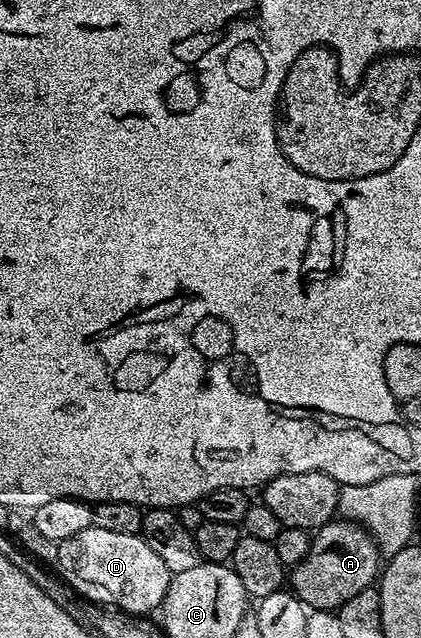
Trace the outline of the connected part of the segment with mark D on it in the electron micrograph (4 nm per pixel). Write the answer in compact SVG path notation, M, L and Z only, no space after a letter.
M94 527L59 541L56 545L56 564L69 581L81 580L84 584L93 584L110 603L121 608L121 613L155 613L173 578L173 573L166 570L162 558L158 558L158 554L154 554L154 550L146 546L143 536L118 534Z

